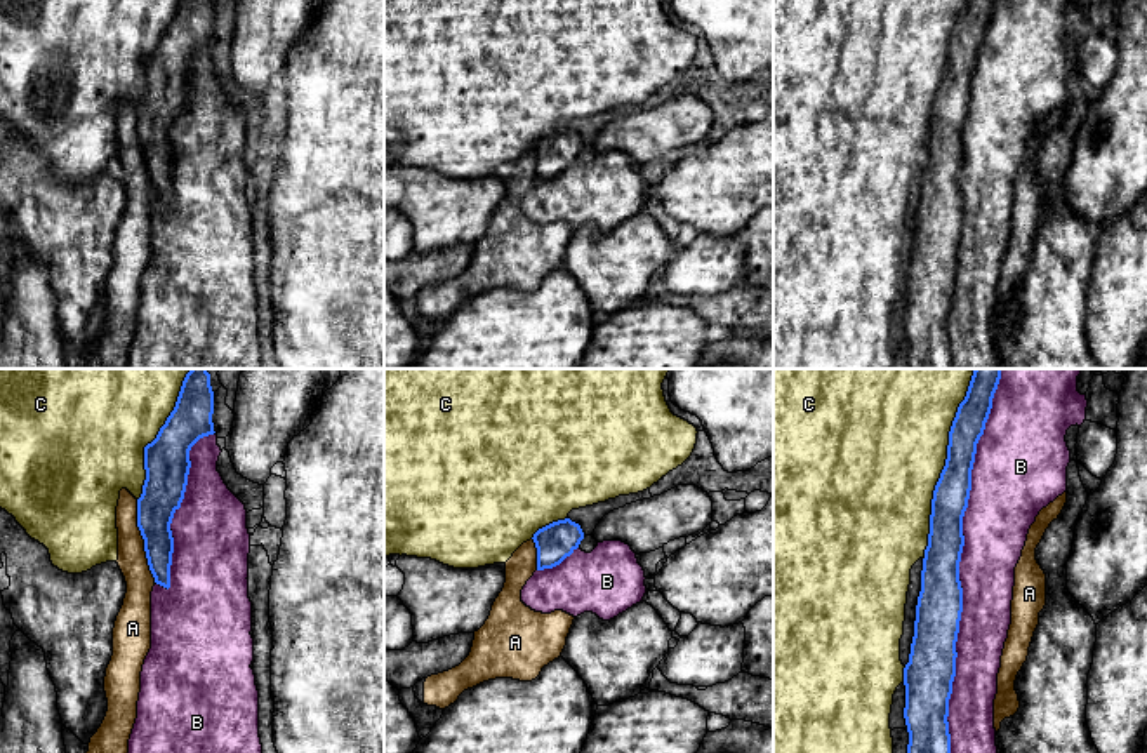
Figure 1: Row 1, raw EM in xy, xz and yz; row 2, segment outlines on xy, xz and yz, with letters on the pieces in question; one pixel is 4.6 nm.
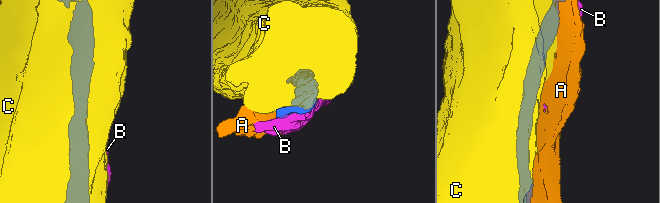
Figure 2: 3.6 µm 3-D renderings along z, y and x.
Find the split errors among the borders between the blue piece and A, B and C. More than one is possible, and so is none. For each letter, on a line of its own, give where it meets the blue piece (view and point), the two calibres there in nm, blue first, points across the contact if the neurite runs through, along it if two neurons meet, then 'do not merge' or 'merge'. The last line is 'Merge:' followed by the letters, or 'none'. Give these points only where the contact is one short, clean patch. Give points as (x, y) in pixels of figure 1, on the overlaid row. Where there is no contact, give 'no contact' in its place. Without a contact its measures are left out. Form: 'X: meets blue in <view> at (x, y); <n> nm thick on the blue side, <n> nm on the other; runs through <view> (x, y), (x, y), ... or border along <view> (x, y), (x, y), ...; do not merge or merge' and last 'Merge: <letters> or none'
A: meets blue in xy at (145, 541); 190 nm thick on the blue side, 140 nm on the other; do not merge
B: meets blue in yz at (960, 560); 220 nm thick on the blue side, 300 nm on the other; merge
C: meets blue in yz at (946, 465); 170 nm thick on the blue side, 480 nm on the other; do not merge
Merge: B

